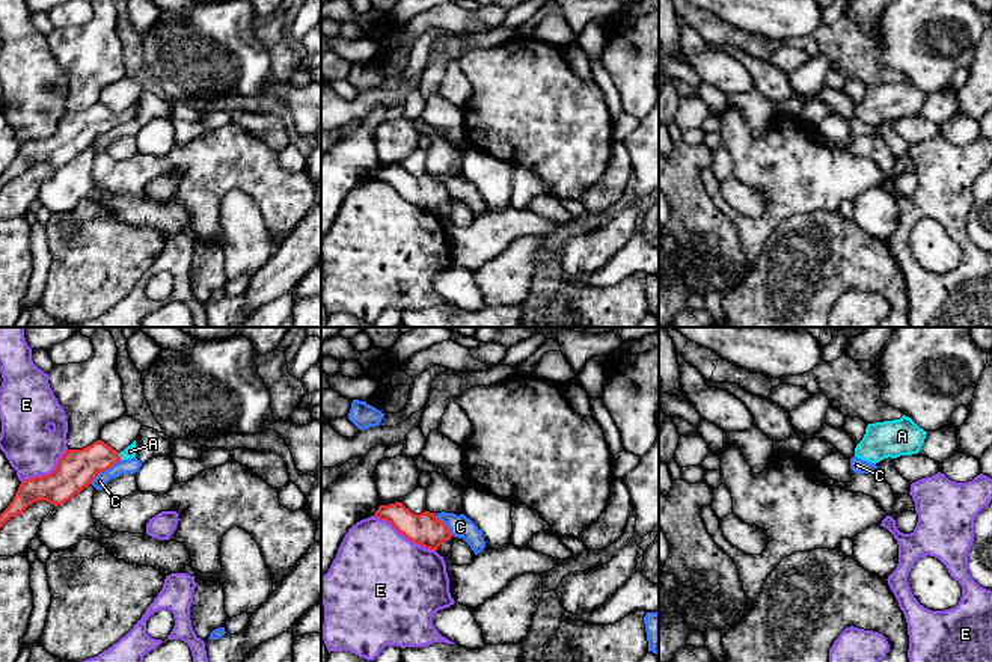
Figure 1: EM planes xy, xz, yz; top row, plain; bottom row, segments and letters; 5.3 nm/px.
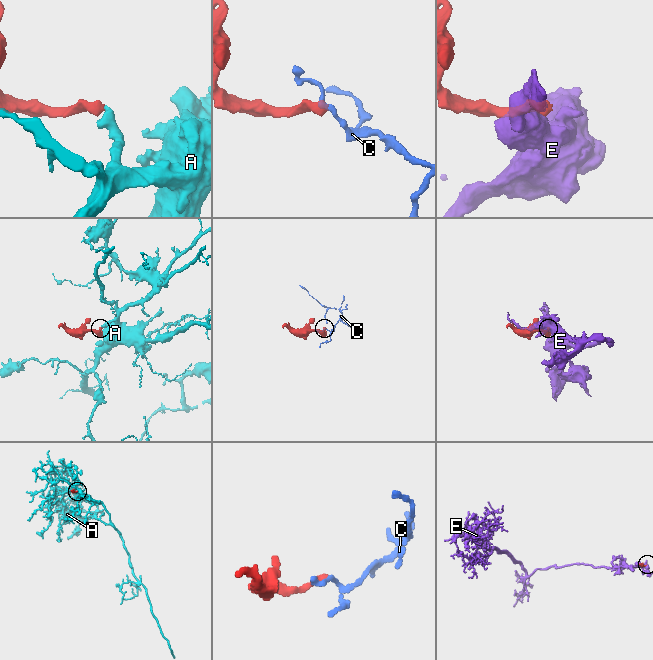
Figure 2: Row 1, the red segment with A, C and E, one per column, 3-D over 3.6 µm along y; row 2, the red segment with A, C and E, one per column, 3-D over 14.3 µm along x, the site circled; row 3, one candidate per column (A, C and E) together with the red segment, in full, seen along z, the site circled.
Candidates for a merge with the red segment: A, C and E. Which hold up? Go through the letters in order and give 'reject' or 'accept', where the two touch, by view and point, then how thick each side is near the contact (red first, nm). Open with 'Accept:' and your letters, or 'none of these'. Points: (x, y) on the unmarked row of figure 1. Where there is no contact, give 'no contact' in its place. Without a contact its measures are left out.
Accept: A
A: accept; contact xy (118, 118); calibres 220 and 60 nm
C: reject; contact xy (104, 131); calibres 220 and 80 nm
E: reject; contact xz (404, 198); calibres 170 and 480 nm

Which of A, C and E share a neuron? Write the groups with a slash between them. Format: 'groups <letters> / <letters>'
groups A / C / E

